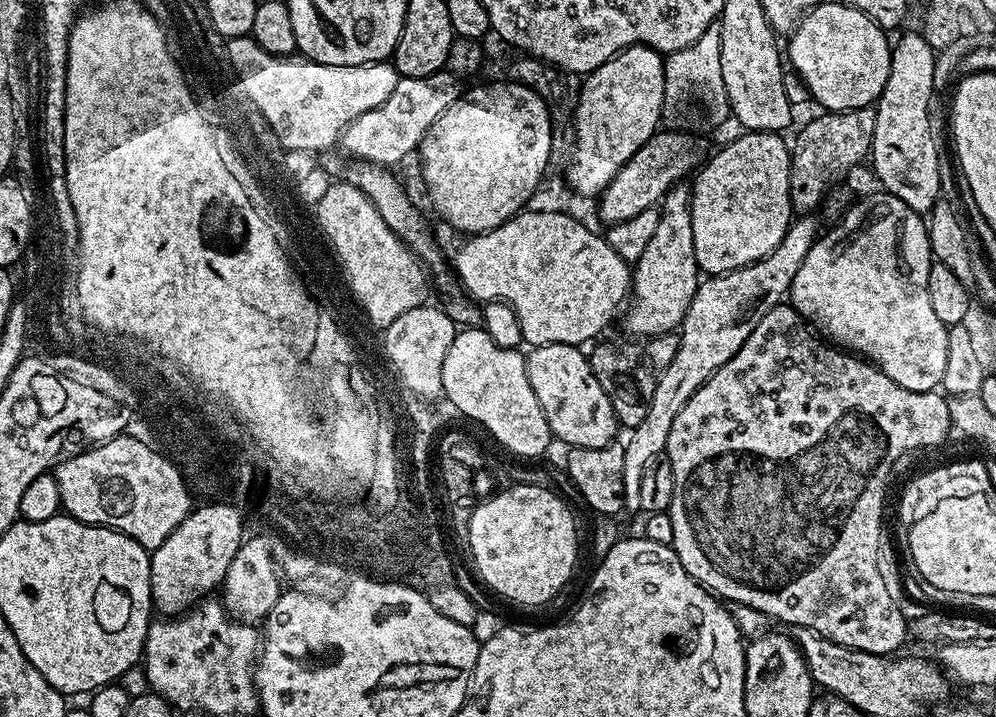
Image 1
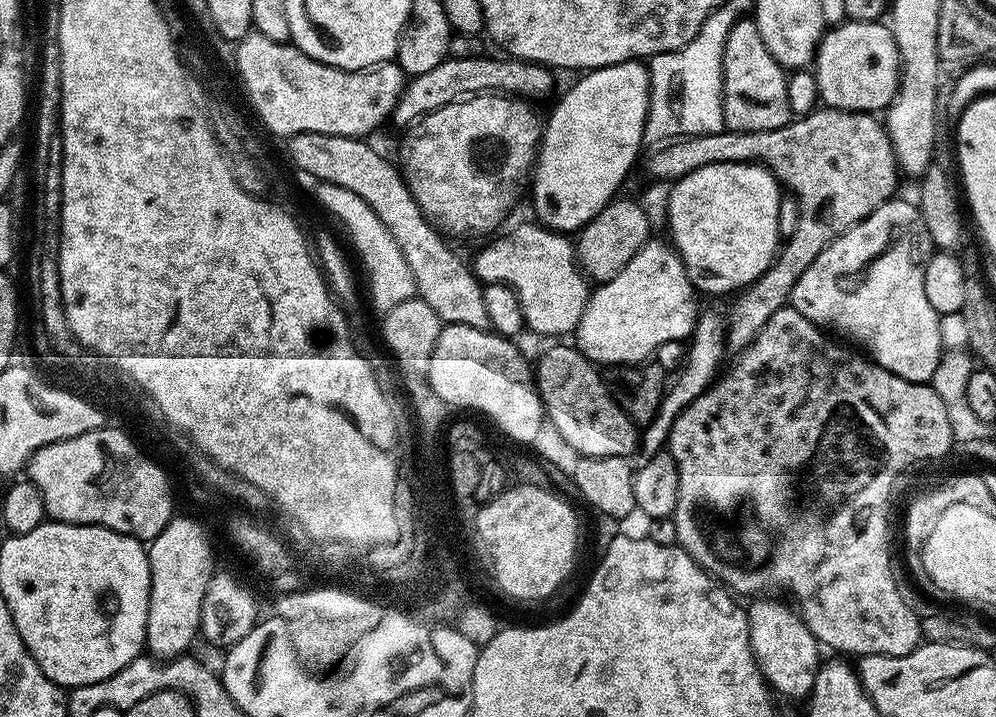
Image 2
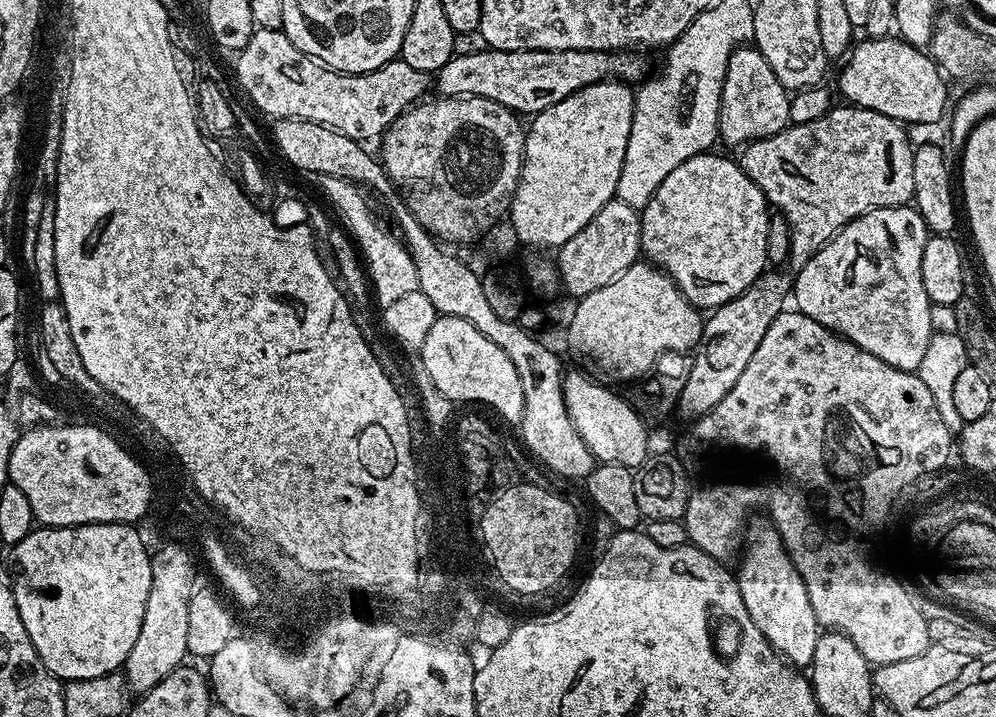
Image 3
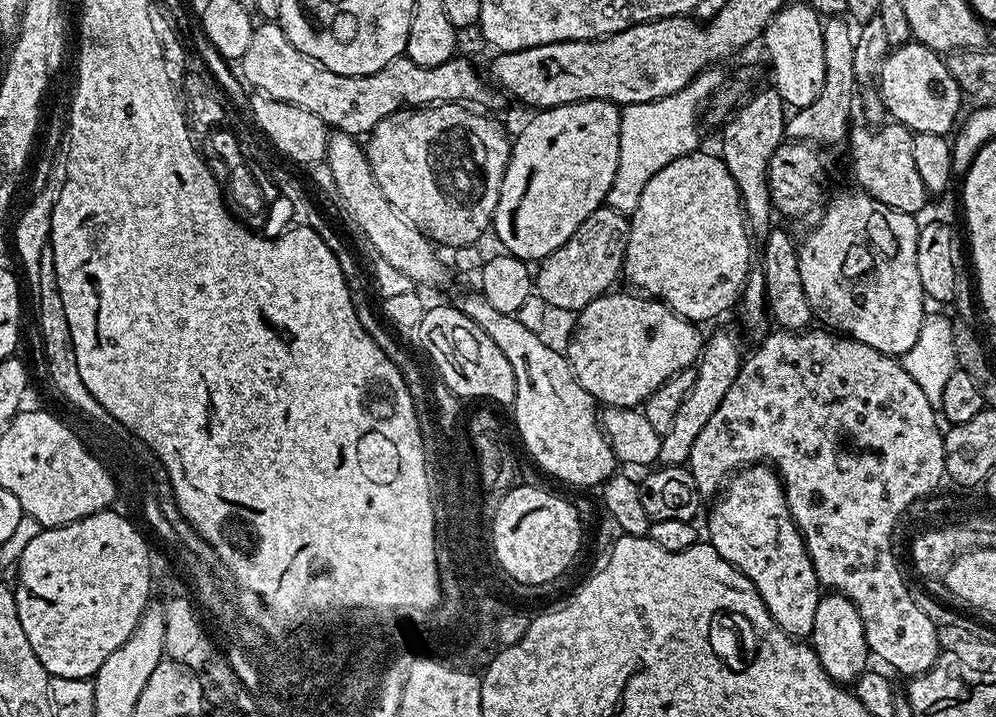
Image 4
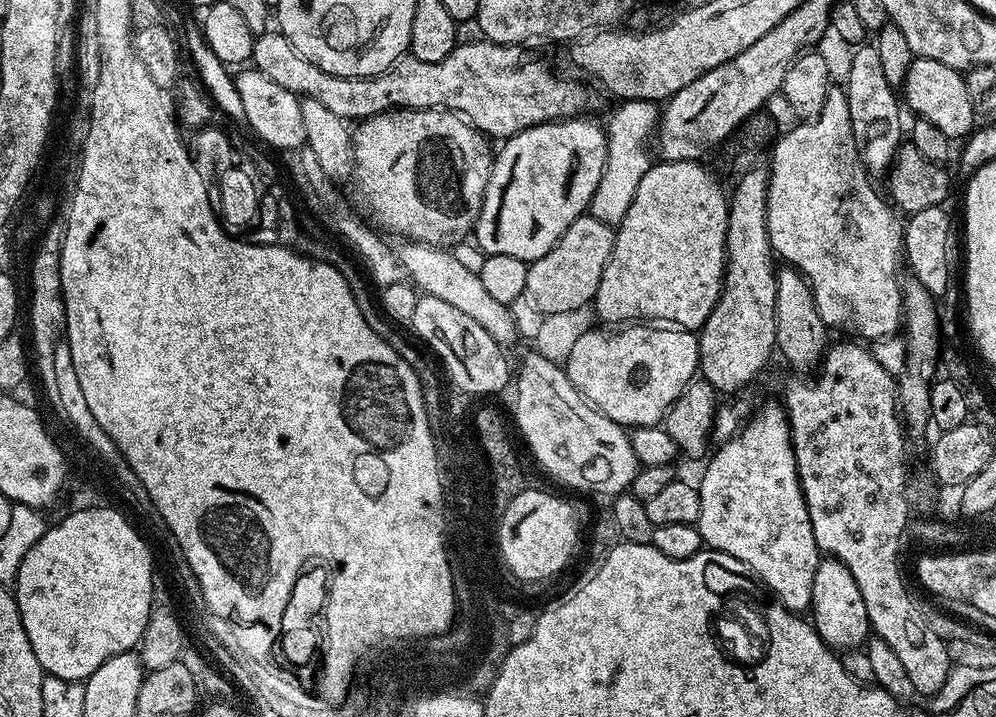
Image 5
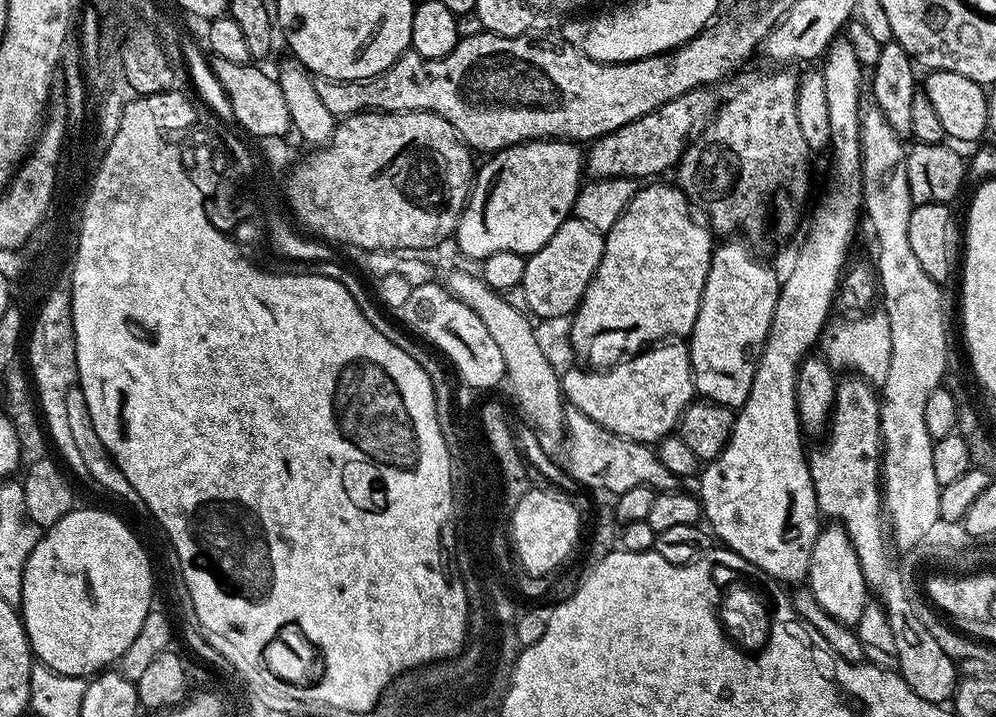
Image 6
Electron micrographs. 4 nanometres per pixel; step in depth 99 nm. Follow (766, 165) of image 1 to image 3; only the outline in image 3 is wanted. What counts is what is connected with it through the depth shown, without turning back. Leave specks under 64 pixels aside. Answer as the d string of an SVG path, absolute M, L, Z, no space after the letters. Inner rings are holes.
M701 154L690 158L686 162L682 162L682 166L677 166L675 170L662 181L662 186L658 186L658 190L654 190L654 198L650 198L648 205L640 212L640 225L642 226L642 238L640 239L641 253L643 253L651 263L655 264L657 268L661 268L678 286L678 290L682 290L682 294L687 300L694 305L695 308L701 310L715 310L726 302L738 298L738 294L745 292L769 267L768 255L766 254L766 230L768 229L768 217L770 215L768 200L762 194L760 187L740 169L739 163L737 163L735 159L727 160L724 156L712 155L713 154Z

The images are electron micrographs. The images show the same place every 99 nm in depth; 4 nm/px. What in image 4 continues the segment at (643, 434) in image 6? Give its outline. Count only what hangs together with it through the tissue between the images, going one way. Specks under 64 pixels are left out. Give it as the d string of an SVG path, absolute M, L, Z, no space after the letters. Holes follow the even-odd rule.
M609 291L594 298L575 317L575 328L569 338L566 355L574 370L574 378L592 395L593 400L609 408L639 409L658 386L662 386L674 374L693 367L700 359L702 335L695 323L682 319L660 300L643 294Z

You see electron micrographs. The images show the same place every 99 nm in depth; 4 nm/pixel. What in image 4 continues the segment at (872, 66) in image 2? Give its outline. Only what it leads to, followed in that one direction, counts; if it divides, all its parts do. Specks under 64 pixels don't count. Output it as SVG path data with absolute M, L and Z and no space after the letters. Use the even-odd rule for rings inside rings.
M909 42L907 44L901 44L898 48L893 48L888 53L888 57L885 58L880 64L880 74L878 77L878 91L880 93L880 100L884 104L884 111L889 117L897 124L903 124L909 132L915 134L917 132L925 132L926 134L938 134L939 136L948 136L949 133L957 127L958 118L956 115L960 112L960 100L962 101L962 93L958 82L954 82L954 78L950 74L945 57L941 53L934 51L933 48L927 48L924 44L918 44L915 42Z

